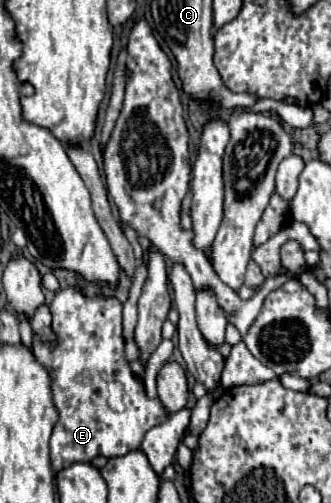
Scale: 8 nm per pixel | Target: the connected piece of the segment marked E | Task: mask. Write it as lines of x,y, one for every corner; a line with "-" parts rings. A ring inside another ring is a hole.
76,286
60,288
50,302
52,312
52,332
56,336
56,342
46,342
32,334
32,348
40,364
44,364
48,370
52,370
52,390
54,390
54,404
58,408
58,422
54,426
52,438
50,438
50,460
54,472
60,472
68,464
74,462
90,462
96,456
124,456
132,448
140,448
140,440
148,432
148,428
162,424
168,420
168,414
158,398
148,398
144,390
144,382
130,370
130,364
124,356
124,336
122,336
122,302
114,296
96,296
88,298
84,296
-
120,382
122,384
122,400
124,410
116,412
108,406
108,384

